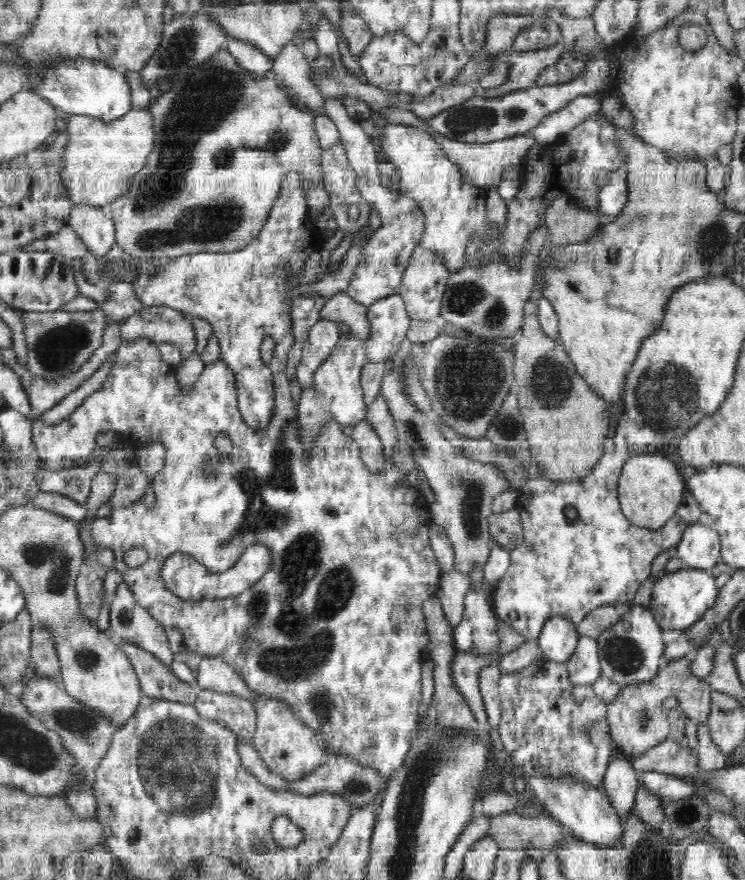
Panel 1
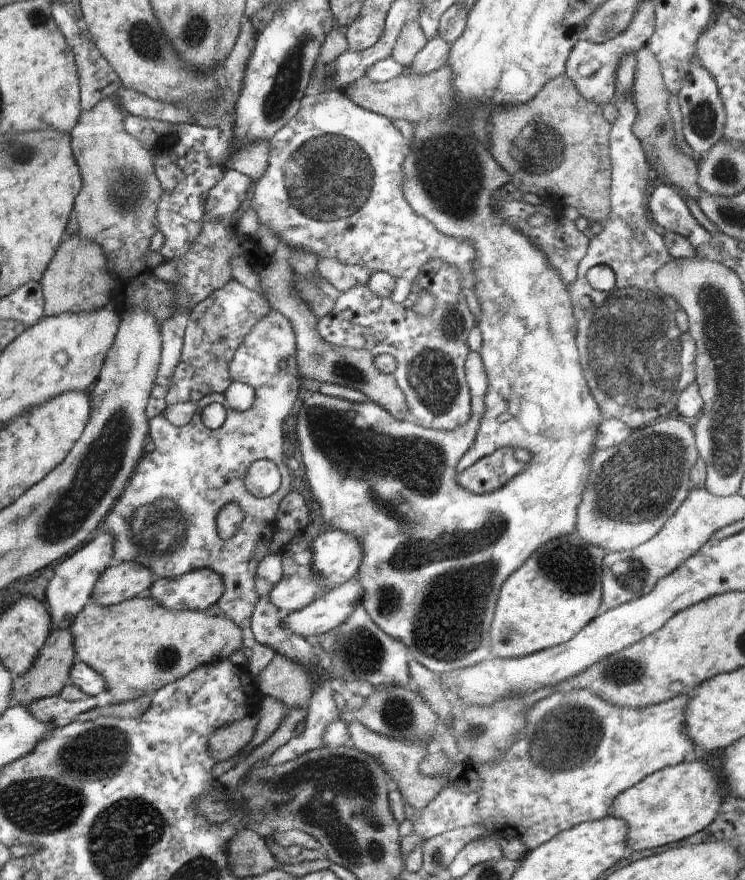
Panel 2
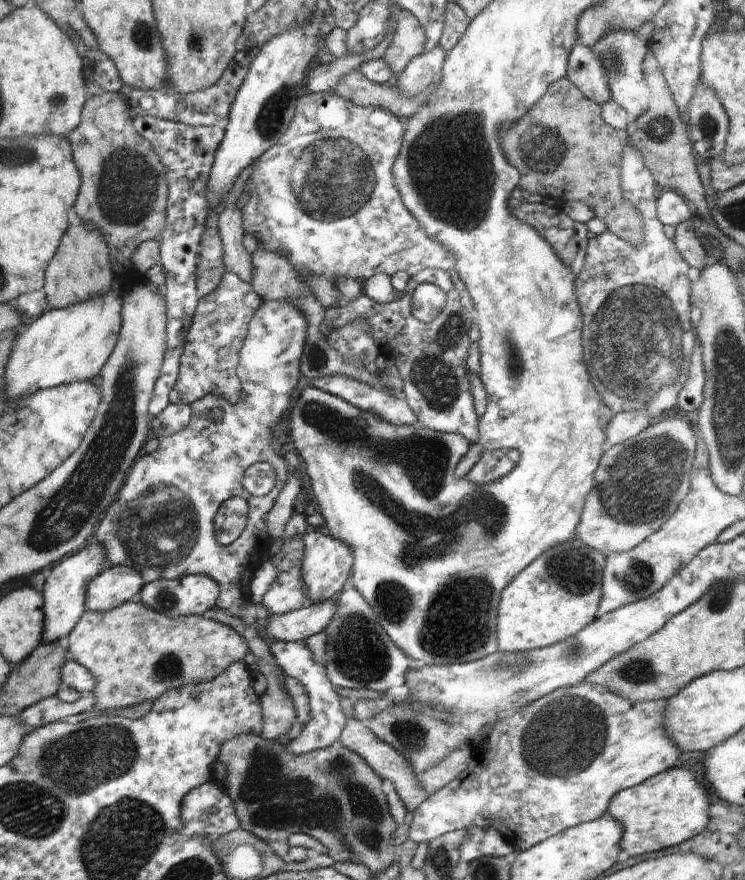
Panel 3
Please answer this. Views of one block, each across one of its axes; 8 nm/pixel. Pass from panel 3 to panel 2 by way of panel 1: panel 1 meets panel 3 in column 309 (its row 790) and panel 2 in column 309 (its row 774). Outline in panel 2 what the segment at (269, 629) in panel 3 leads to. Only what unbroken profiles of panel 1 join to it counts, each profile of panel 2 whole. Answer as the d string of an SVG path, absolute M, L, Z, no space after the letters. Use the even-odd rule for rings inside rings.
M350 579L339 587L320 594L314 602L300 610L284 614L285 625L295 635L305 639L316 638L336 628L361 602L363 588Z

